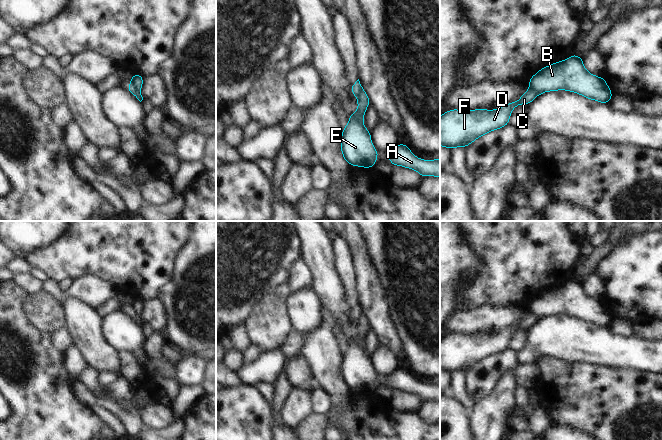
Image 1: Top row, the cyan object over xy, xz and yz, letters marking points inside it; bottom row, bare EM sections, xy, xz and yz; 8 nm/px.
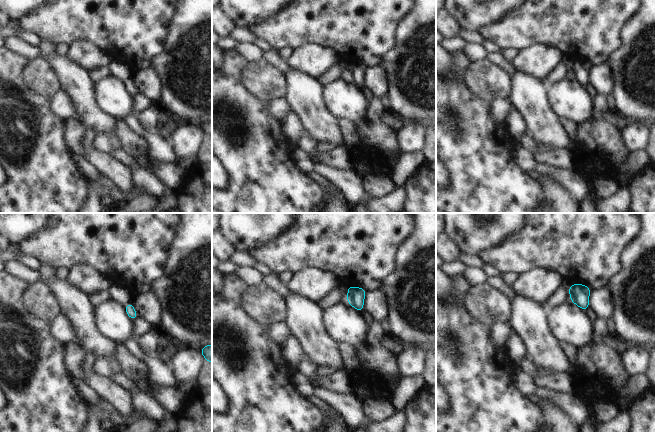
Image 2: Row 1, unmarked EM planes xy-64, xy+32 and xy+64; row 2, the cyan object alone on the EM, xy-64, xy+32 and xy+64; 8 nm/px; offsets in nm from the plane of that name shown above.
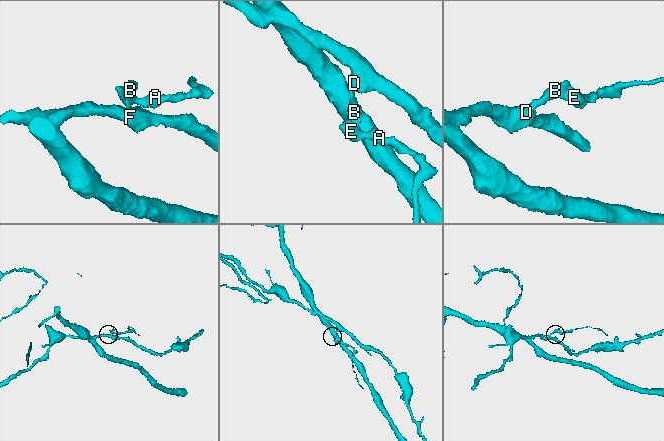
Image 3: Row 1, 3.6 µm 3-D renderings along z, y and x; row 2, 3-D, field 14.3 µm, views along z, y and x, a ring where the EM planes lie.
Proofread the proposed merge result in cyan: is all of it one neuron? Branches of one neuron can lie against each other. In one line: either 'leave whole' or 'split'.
split

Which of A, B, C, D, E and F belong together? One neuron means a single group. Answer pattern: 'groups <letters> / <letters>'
groups A B E / C D F

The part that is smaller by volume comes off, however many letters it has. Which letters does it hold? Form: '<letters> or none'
A, B, E

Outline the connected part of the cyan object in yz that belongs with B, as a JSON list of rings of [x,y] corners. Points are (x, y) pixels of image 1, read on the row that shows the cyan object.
[[[575,54],[540,69],[528,81],[537,95],[566,90],[603,104],[608,103],[613,96],[605,78],[589,73],[583,59]]]

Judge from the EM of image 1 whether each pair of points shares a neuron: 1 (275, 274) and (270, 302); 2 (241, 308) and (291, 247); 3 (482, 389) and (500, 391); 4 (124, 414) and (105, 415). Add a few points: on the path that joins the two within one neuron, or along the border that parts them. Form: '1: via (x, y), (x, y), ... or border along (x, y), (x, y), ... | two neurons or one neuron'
1: border along (287, 280), (268, 291), (254, 304) | two neurons
2: via (245, 293), (276, 262) | one neuron
3: border along (506, 371), (500, 376), (495, 388), (476, 402) | two neurons
4: border along (96, 403), (110, 411), (125, 429) | two neurons

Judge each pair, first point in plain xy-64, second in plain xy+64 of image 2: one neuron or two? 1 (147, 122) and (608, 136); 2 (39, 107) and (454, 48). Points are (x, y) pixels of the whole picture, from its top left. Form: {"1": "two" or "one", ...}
{"1": "two", "2": "two"}

